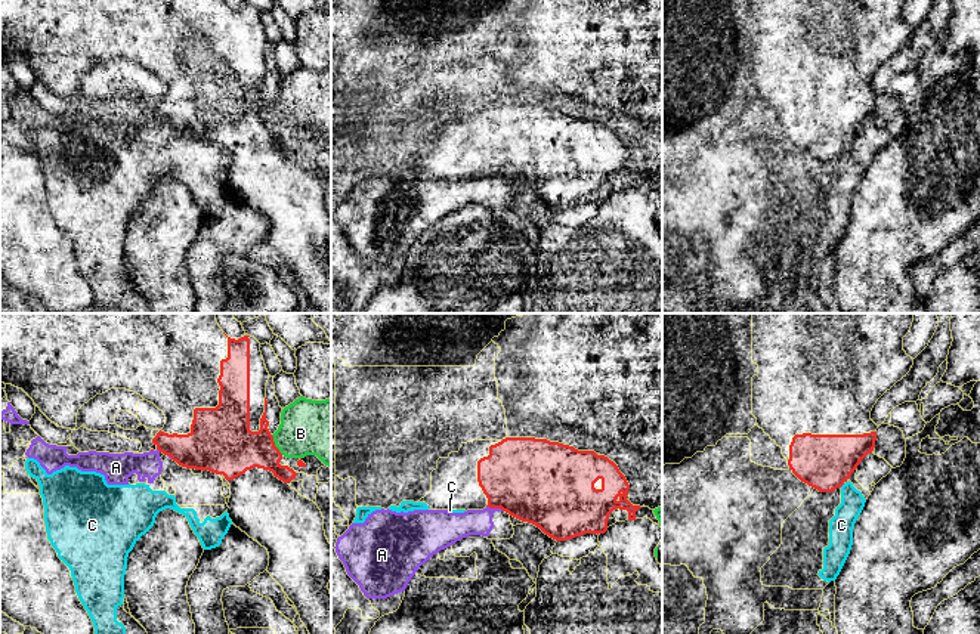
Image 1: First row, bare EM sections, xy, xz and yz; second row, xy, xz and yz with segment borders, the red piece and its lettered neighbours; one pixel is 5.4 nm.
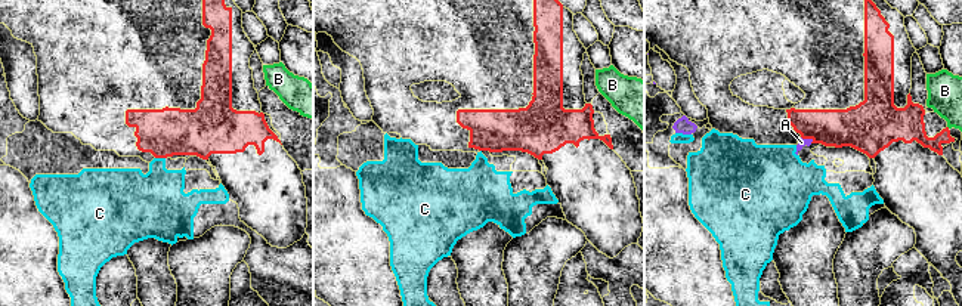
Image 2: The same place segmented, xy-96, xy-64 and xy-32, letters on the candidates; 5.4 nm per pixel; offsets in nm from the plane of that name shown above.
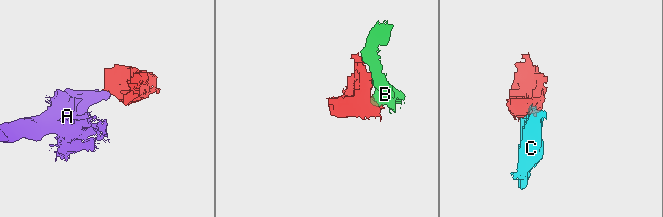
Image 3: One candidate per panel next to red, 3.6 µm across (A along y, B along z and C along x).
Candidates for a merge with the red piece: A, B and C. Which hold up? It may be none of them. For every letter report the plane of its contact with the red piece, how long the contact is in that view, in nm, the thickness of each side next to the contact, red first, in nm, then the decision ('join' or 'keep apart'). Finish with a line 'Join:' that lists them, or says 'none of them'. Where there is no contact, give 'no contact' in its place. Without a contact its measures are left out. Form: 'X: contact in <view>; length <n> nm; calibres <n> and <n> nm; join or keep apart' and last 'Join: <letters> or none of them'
A: contact in xz; length 100 nm; calibres 440 and 160 nm; keep apart
B: contact in xy; length 130 nm; calibres 300 and 300 nm; keep apart
C: contact in yz; length 40 nm; calibres 300 and 140 nm; keep apart
Join: none of them

